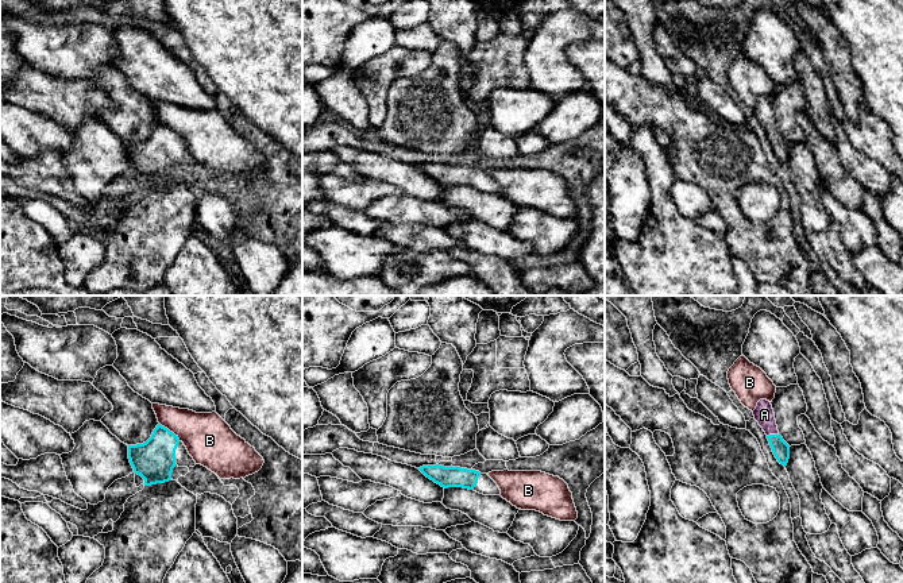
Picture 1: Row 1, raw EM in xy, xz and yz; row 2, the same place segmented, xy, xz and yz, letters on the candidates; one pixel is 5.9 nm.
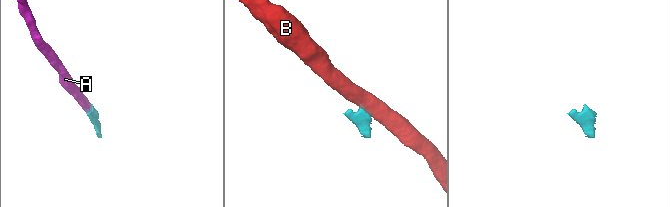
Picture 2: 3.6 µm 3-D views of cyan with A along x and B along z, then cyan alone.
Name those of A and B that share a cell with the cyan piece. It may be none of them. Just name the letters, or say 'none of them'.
A

